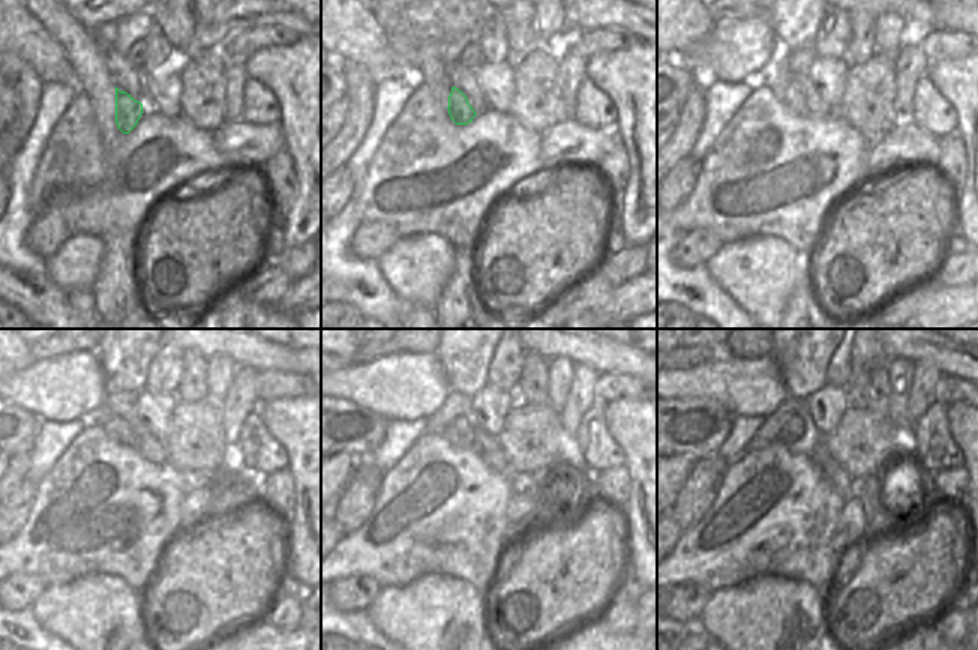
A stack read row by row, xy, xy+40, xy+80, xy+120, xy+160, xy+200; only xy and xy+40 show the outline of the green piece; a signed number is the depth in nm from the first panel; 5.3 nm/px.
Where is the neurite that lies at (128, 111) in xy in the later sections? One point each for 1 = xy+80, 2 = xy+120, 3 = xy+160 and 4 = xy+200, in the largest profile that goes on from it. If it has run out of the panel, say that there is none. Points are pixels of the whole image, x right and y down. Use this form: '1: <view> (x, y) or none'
1: xy+80 (792, 99)
2: xy+120 (117, 428)
3: xy+160 (453, 431)
4: xy+200 (792, 430)

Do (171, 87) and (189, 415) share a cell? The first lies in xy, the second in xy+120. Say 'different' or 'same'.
different

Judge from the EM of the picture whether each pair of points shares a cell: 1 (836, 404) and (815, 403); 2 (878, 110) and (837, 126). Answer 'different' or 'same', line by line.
1: same
2: different

